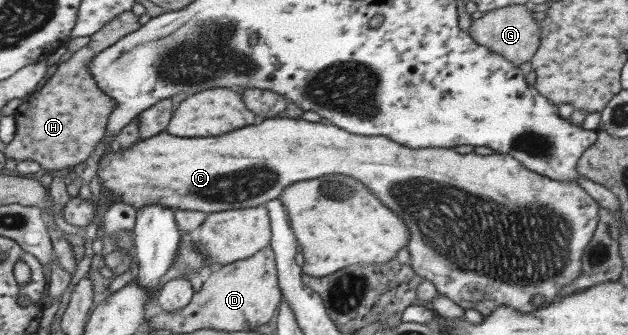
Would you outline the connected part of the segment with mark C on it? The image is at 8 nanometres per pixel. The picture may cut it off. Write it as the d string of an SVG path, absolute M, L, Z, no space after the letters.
M289 115L262 119L258 124L250 124L218 136L178 137L172 136L165 131L160 131L150 138L137 140L132 147L118 151L118 153L106 150L100 156L94 179L98 178L98 182L102 182L102 186L112 192L111 203L126 203L133 206L135 210L144 205L156 203L172 210L197 210L208 214L228 209L234 210L264 205L267 200L278 198L283 188L286 188L288 185L324 175L344 175L355 178L359 183L368 187L376 198L380 198L380 202L384 206L388 206L392 212L396 212L396 216L400 216L400 220L406 224L406 228L410 232L406 248L410 255L410 266L413 271L418 275L422 275L423 280L432 282L438 295L446 296L448 300L452 300L454 304L462 307L463 310L476 310L480 315L490 314L501 306L512 306L518 312L532 312L532 310L536 310L536 306L532 306L532 302L530 302L530 298L534 294L540 294L544 298L544 304L552 302L558 296L558 292L580 274L582 251L590 242L599 219L599 206L596 200L583 188L580 188L576 183L560 182L559 180L552 180L535 172L530 172L518 161L513 160L512 156L497 153L490 154L490 156L478 156L478 154L474 153L456 154L453 148L429 147L410 149L398 145L398 142L392 142L385 136L350 134L332 124L308 122L301 118L291 118Z

